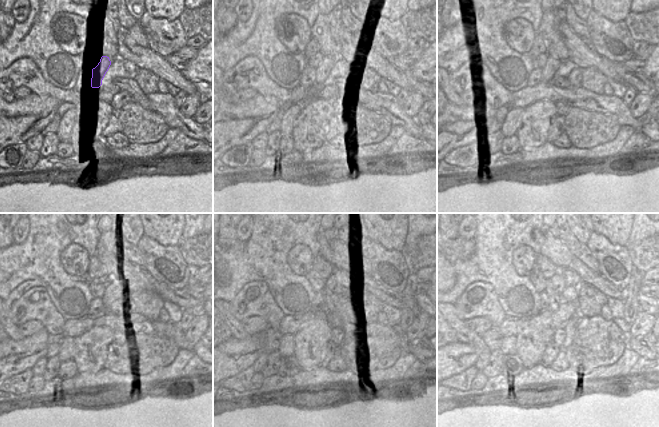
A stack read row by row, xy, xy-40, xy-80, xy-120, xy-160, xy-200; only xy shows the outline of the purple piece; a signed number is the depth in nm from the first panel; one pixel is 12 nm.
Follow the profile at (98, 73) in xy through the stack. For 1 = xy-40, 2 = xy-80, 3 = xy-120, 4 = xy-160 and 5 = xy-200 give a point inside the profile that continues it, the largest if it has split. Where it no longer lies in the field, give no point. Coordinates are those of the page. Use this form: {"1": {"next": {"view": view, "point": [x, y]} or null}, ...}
{"1": {"next": {"view": "xy-40", "point": [322, 72]}}, "2": {"next": {"view": "xy-80", "point": [548, 71]}}, "3": {"next": {"view": "xy-120", "point": [105, 288]}}, "4": {"next": {"view": "xy-160", "point": [330, 283]}}, "5": {"next": {"view": "xy-200", "point": [558, 282]}}}

